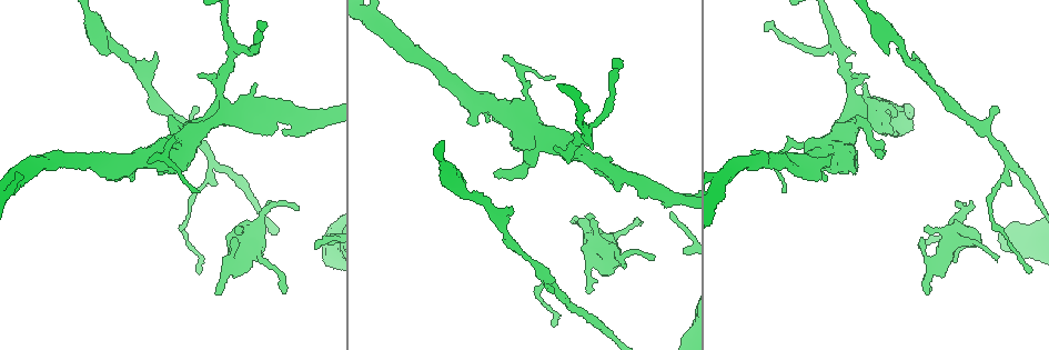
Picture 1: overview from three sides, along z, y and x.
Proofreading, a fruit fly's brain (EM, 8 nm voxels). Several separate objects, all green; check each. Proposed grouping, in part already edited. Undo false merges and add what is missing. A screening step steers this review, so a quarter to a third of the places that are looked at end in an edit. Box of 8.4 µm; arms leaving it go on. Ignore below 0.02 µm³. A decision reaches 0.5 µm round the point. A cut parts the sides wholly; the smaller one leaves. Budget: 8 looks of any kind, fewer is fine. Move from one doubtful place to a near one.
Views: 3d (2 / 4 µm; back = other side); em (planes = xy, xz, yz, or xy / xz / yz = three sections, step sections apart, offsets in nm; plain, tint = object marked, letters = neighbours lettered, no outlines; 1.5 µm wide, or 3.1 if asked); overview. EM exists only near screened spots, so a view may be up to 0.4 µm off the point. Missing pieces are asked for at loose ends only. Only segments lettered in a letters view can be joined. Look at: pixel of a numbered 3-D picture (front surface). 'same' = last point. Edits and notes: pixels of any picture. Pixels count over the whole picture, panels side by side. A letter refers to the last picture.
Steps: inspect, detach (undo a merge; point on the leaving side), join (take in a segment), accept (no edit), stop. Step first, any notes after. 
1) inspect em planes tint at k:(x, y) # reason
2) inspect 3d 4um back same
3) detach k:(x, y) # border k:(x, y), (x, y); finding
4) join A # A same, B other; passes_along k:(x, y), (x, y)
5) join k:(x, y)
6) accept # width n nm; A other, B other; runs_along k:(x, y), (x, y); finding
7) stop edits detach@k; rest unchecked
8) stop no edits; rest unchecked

inspect em planes letters at 1:(928, 292) # an open end

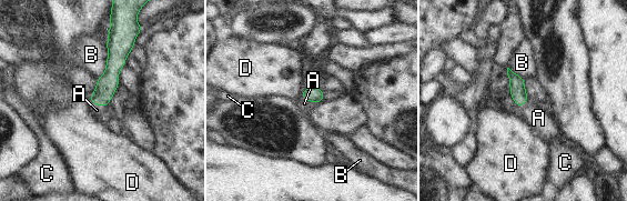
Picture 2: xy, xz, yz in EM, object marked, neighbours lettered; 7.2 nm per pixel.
join A # longest_contact B 260 nm; A same, B other, C other, D other; it goes on there

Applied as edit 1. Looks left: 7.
inspect em planes tint at 1:(567, 302) # two arms in line, one across

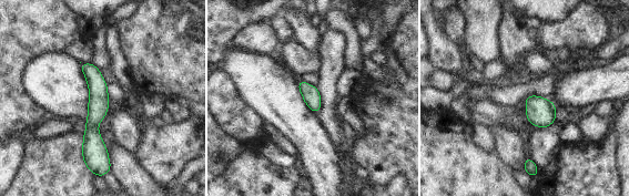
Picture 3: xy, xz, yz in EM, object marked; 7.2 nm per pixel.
inspect em planes letters same # what lies round it

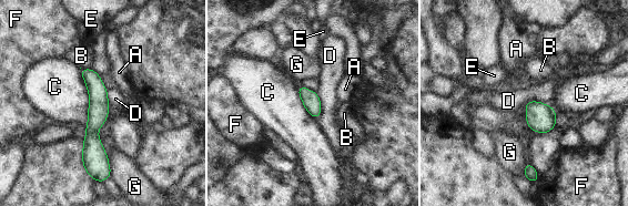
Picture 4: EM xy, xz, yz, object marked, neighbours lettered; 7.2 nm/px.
accept # A other, B other, C other, D other, E other, F other, G other; border 4:(315, 92), (321, 107), (316, 120); one neuron here

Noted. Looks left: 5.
inspect em yz step 8 letters at 1:(785, 192) # branch stops here

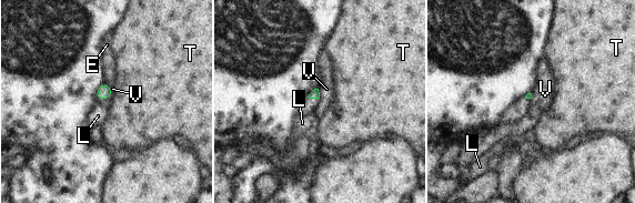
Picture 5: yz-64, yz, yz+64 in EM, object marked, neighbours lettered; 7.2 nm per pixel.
inspect em planes letters same

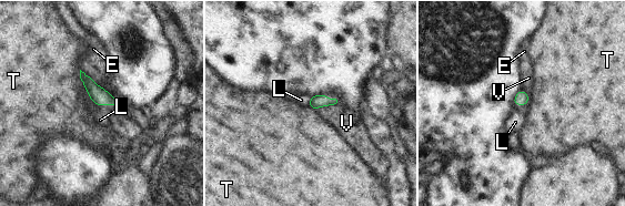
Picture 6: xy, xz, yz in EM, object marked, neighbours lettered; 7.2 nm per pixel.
accept # E other, L other, T other, V other; runs_along 6:(82, 75), (103, 98), (118, 102); none of them fits

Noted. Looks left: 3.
stop edits join@2; rest unchecked

